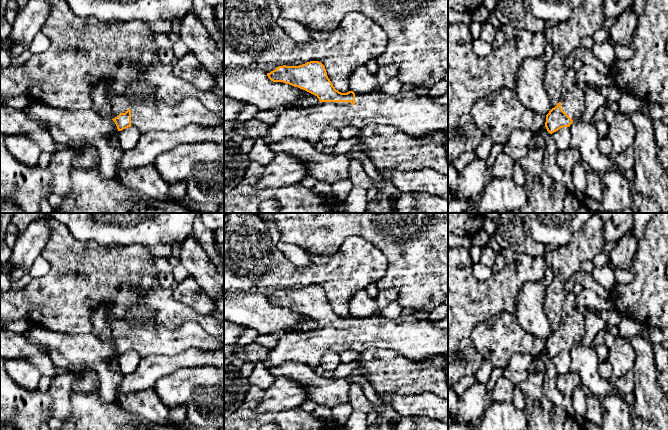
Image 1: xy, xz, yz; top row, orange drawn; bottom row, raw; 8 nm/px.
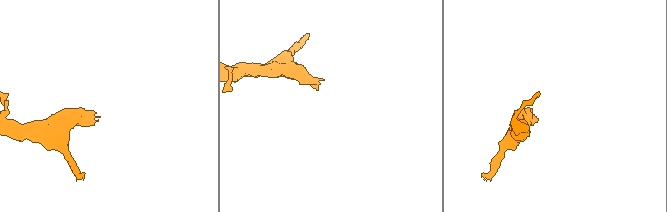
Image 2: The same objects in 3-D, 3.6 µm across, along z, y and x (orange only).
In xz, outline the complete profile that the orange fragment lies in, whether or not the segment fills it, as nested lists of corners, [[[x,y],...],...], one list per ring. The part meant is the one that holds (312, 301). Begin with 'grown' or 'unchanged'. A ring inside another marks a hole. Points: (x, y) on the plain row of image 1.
grown; [[[310,285],[299,290],[279,290],[267,297],[267,300],[273,306],[283,306],[303,313],[315,319],[320,325],[317,329],[304,333],[286,332],[279,338],[276,346],[270,349],[263,362],[267,369],[289,363],[308,365],[313,369],[321,364],[321,358],[328,350],[340,354],[345,350],[361,353],[368,348],[384,348],[393,350],[403,358],[414,362],[448,355],[448,328],[435,328],[430,319],[415,317],[400,316],[395,320],[383,315],[341,317],[335,313],[327,300],[325,290],[319,285]]]

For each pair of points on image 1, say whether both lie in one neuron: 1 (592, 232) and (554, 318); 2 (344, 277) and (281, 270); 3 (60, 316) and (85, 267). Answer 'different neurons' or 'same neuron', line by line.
1: same neuron
2: same neuron
3: same neuron

